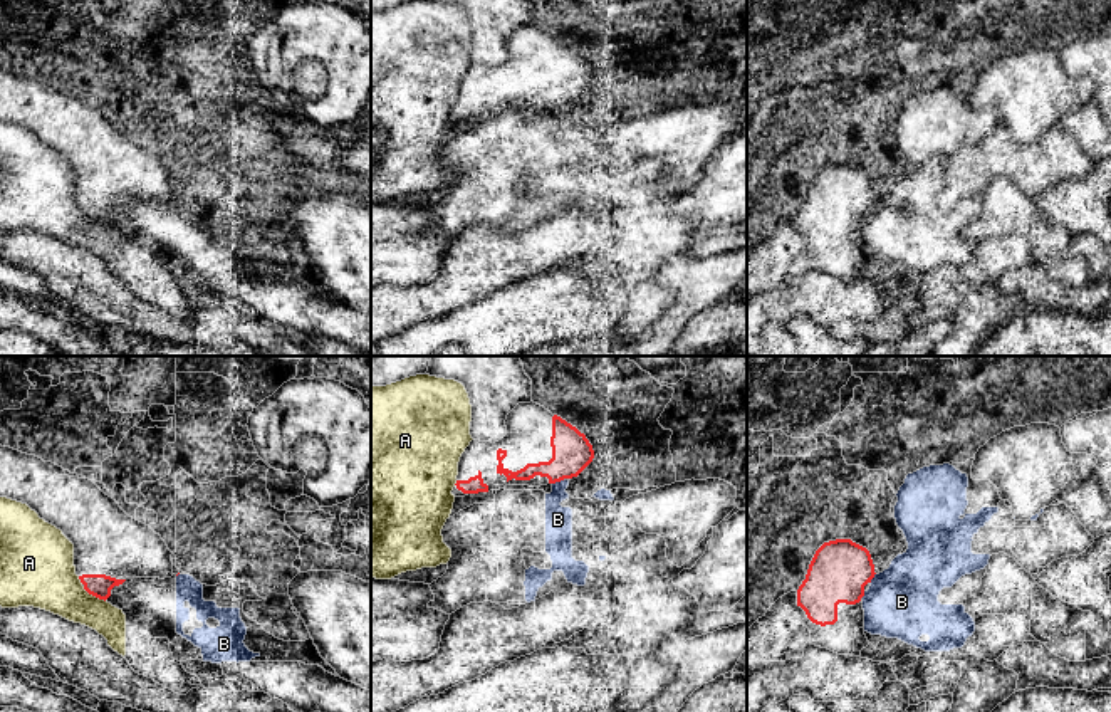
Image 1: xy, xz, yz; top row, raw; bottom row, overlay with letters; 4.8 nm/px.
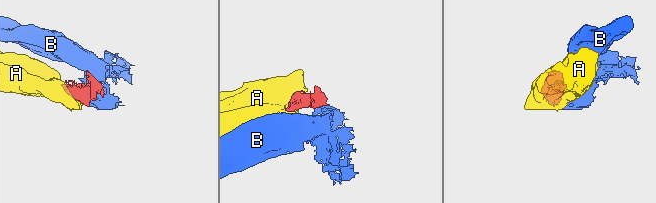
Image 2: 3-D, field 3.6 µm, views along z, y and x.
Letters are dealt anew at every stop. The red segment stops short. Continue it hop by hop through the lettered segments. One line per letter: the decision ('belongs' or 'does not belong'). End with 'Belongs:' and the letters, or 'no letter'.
A: does not belong
B: does not belong
Belongs: no letter

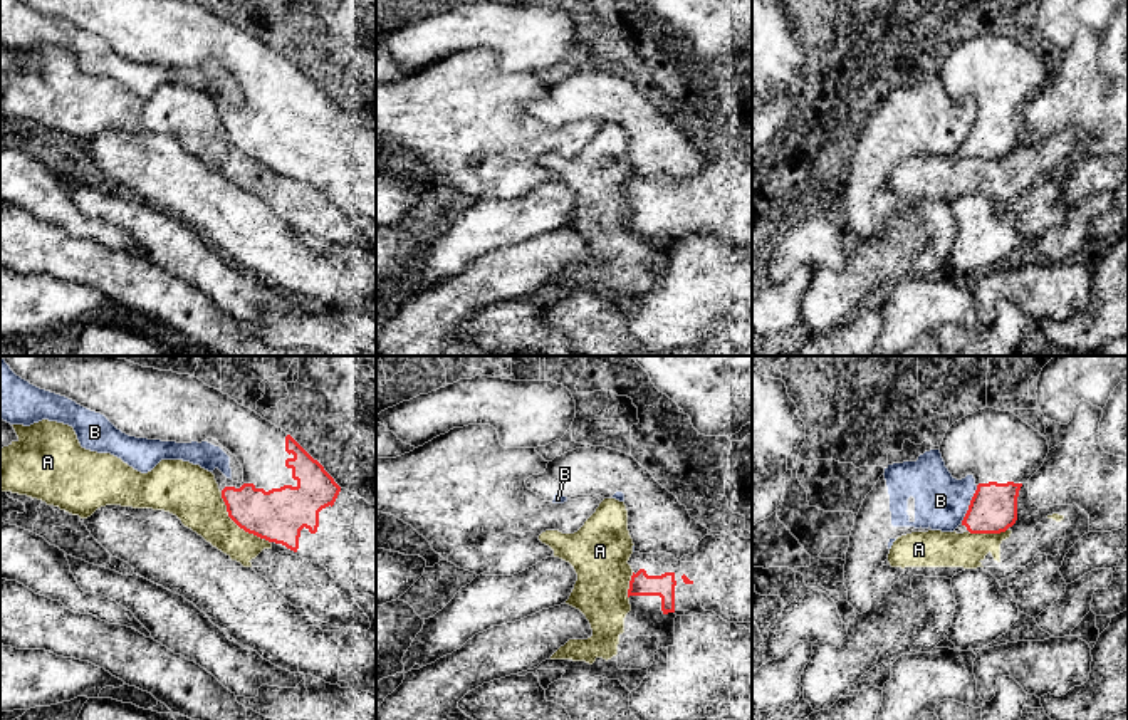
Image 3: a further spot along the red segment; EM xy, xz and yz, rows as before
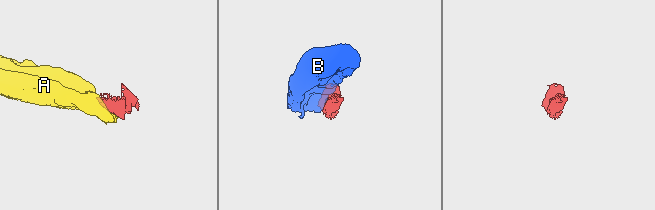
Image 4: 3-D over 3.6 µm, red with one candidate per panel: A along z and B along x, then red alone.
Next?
A: does not belong
B: does not belong
Belongs: no letter

